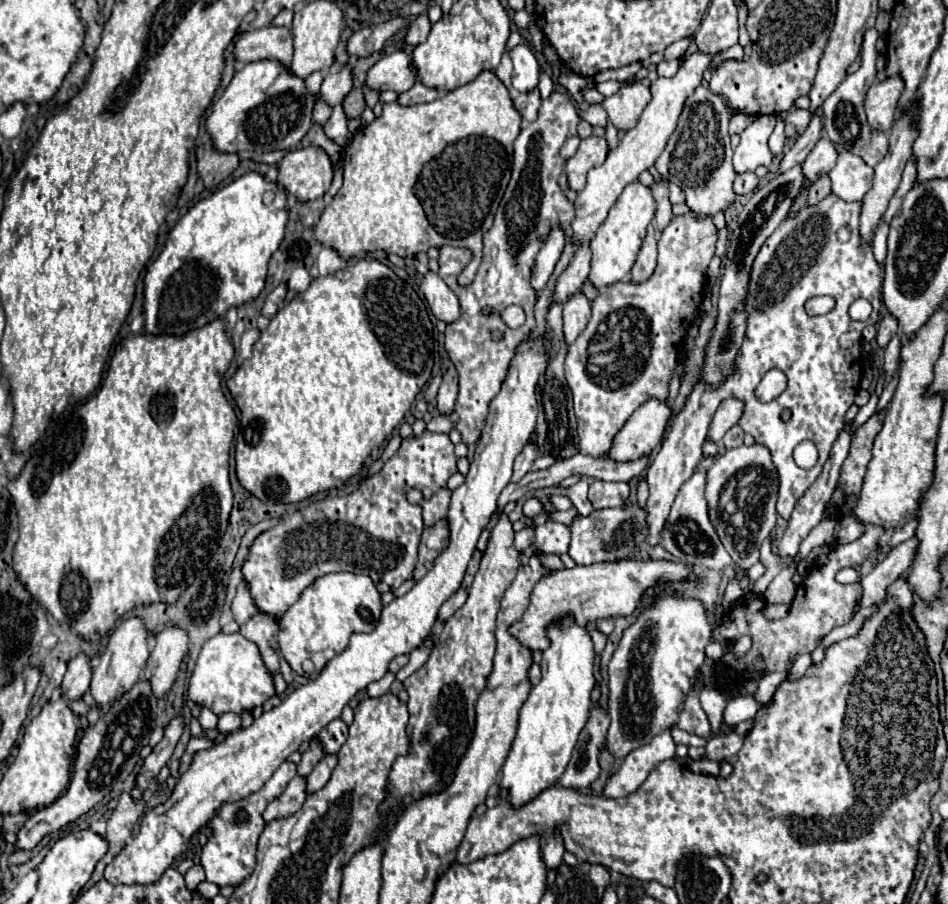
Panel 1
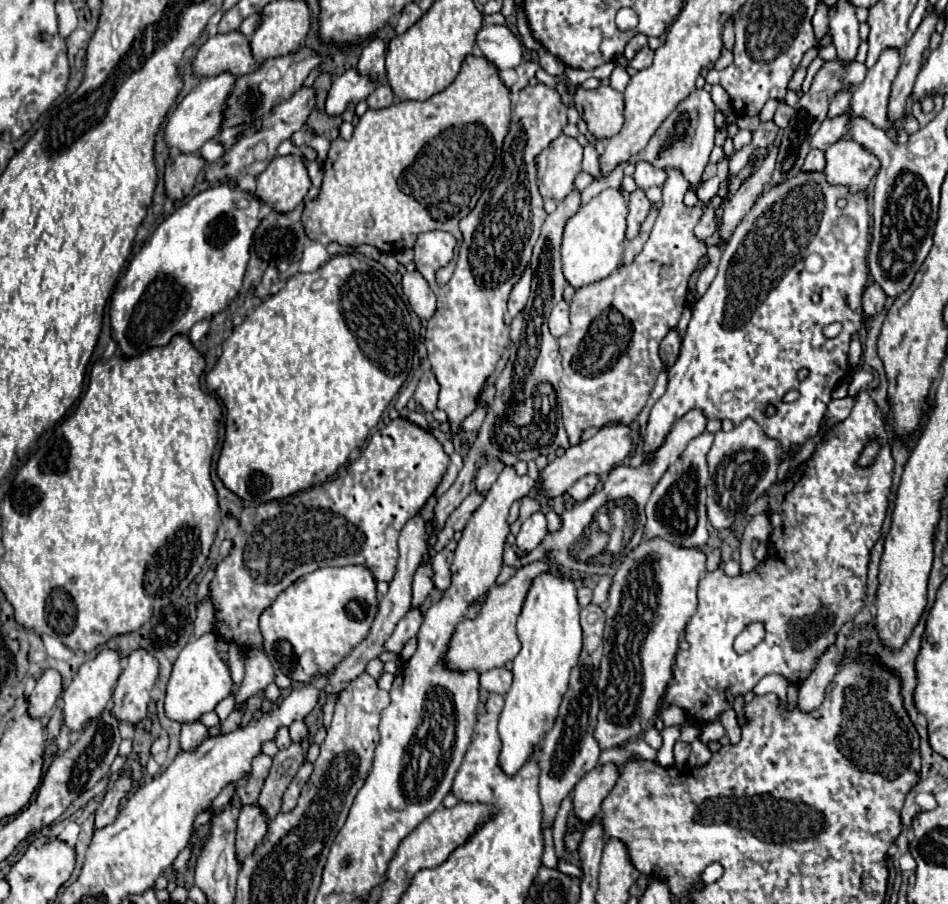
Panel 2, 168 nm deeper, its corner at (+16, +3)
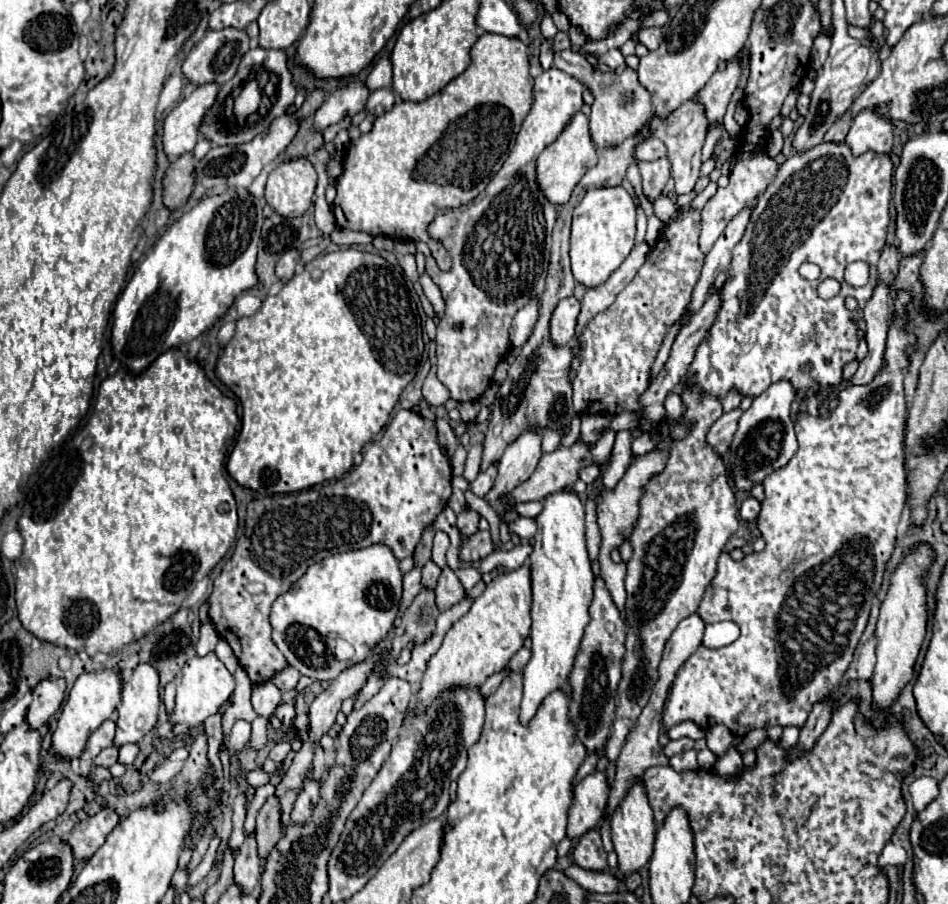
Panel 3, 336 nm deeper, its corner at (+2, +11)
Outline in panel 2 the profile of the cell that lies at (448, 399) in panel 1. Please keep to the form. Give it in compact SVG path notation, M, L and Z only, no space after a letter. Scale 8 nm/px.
M424 370L416 392L414 392L414 400L426 410L426 412L434 412L436 404L438 404L438 392L440 392L440 384L434 376L432 370Z

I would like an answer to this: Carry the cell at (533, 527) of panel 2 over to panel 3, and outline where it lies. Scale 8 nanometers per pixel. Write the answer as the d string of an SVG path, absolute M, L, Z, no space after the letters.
M516 518L514 522L508 524L508 530L510 534L522 538L522 540L530 540L534 534L536 534L536 522L532 518Z

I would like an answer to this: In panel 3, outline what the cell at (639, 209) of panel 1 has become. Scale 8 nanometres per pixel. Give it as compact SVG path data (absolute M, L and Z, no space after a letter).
M622 186L596 188L586 192L586 196L574 208L570 232L570 262L574 280L584 284L586 288L596 288L604 284L634 248L634 234L636 208Z

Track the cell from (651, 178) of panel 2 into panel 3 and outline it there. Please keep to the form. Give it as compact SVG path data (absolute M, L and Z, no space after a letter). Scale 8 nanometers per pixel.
M654 136L644 140L636 148L636 158L638 160L656 160L656 158L662 158L662 156L666 156L666 146L662 144L662 140L658 140Z

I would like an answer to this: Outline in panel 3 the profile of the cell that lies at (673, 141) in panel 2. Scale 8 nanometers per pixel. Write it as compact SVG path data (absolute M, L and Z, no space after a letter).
M734 58L734 60L726 62L726 68L716 70L714 76L702 88L702 92L698 92L698 98L704 104L710 126L714 126L718 120L724 118L726 106L728 106L732 92L736 90L738 80L742 76L744 62L746 62L744 58Z

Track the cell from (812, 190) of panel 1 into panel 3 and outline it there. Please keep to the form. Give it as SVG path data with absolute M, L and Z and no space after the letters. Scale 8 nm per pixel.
M846 110L846 112L830 126L830 130L826 132L824 140L826 140L826 142L842 142L842 140L846 138L846 132L850 130L852 120L854 120L854 116L850 114L850 110Z

